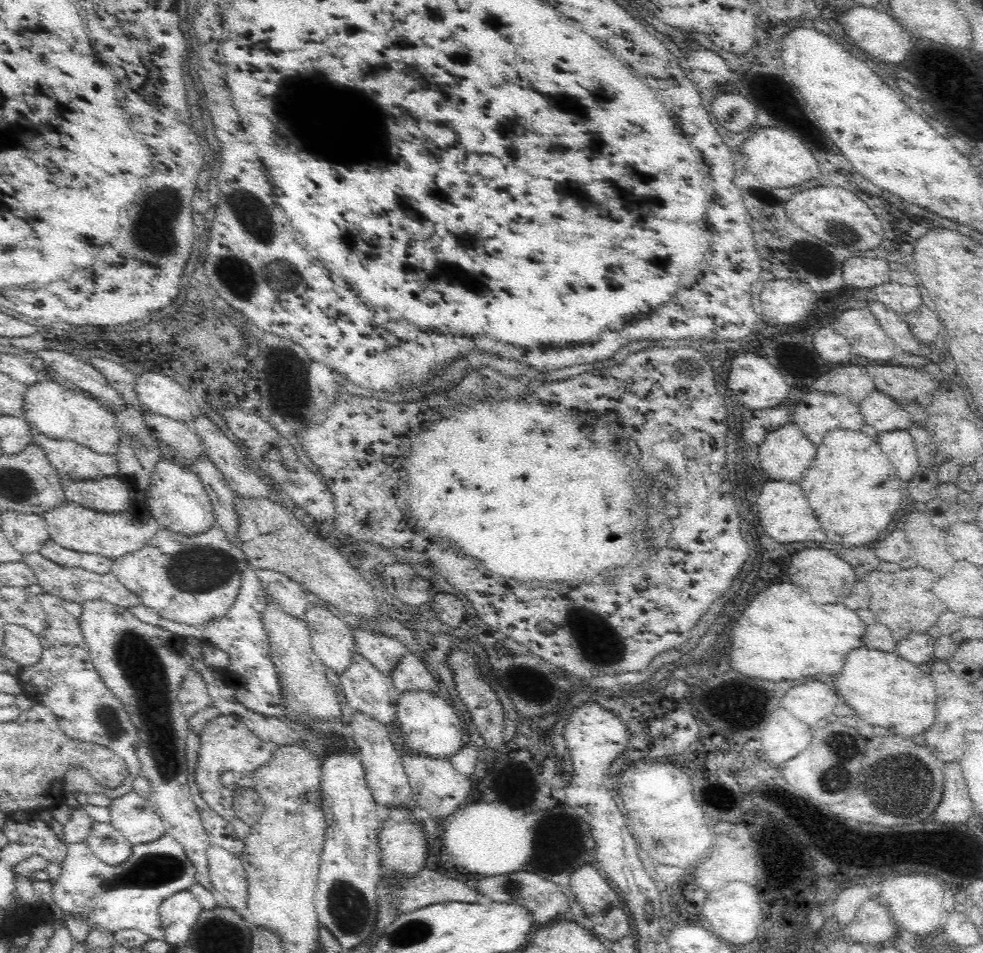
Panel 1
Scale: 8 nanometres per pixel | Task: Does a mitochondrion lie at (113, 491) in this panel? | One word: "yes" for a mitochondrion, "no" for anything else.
no

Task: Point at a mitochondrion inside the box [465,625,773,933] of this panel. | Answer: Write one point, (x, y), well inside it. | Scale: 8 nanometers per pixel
(657, 836)

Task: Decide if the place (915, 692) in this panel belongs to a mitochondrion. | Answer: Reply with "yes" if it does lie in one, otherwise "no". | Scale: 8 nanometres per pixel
no

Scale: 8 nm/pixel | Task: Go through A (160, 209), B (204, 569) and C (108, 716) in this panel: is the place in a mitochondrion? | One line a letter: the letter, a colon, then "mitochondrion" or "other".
A: mitochondrion
B: mitochondrion
C: mitochondrion

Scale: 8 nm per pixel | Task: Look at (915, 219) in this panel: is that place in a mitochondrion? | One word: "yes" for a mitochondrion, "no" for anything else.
no

